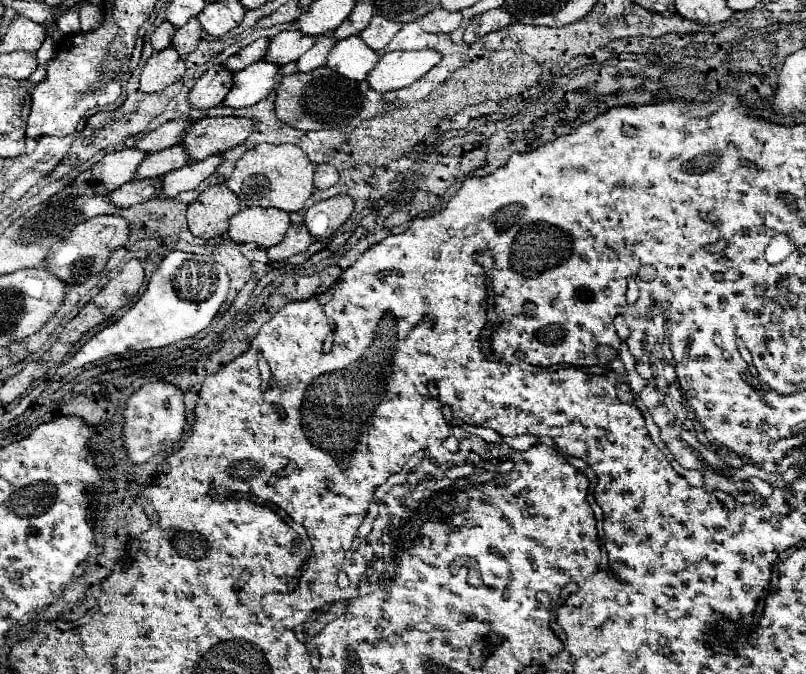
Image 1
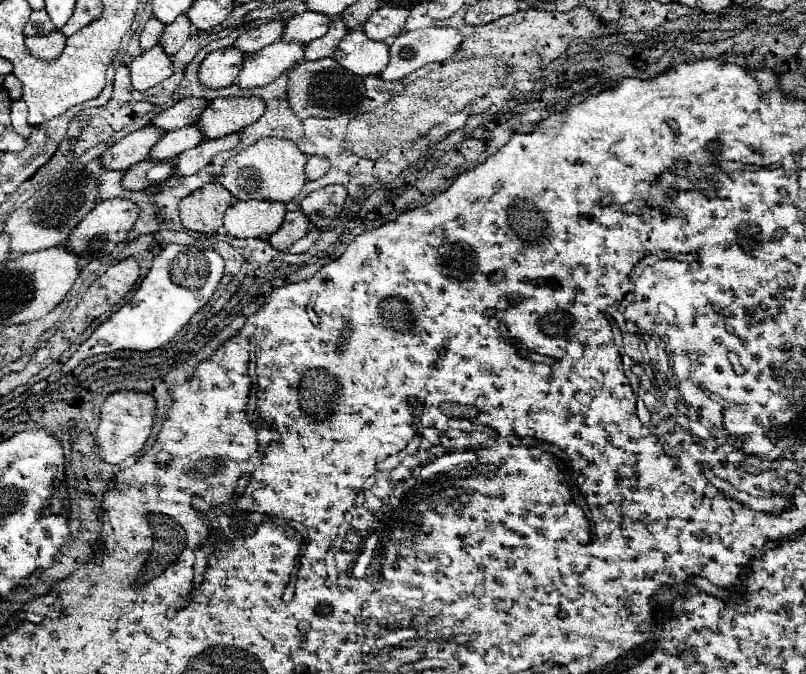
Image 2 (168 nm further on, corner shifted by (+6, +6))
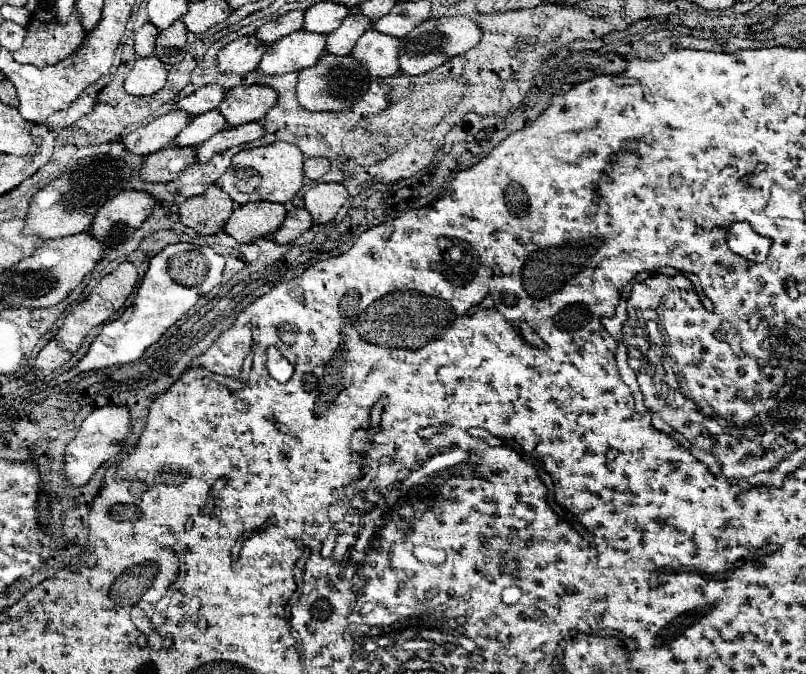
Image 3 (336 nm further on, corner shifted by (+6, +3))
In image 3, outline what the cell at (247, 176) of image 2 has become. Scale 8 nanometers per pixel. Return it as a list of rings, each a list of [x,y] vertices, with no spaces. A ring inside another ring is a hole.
[[[274,142],[260,148],[244,148],[234,158],[226,174],[216,182],[236,204],[246,204],[252,200],[266,200],[286,204],[302,188],[304,154],[286,142]]]

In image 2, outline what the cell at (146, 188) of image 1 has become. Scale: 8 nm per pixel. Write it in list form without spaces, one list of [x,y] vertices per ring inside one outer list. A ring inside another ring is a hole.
[[[146,159],[146,161],[136,163],[134,167],[130,167],[130,169],[124,173],[122,187],[132,189],[132,191],[138,191],[138,189],[146,189],[146,187],[154,185],[156,181],[150,181],[150,179],[148,179],[148,173],[150,173],[156,165],[158,165],[158,161],[154,161],[154,159]]]

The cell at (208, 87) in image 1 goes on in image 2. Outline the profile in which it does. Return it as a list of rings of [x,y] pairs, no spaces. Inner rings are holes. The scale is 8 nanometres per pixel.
[[[236,47],[212,51],[200,67],[202,83],[208,87],[228,87],[228,85],[236,83],[244,57],[246,55]]]

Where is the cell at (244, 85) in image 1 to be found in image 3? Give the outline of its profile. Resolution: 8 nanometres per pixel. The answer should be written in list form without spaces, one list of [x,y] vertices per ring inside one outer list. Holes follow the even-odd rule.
[[[304,30],[292,32],[266,48],[256,72],[276,76],[314,66],[324,54],[324,40],[326,36],[322,34],[310,34]]]

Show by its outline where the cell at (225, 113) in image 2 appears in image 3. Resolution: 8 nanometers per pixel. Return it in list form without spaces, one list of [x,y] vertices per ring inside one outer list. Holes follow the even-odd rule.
[[[270,86],[232,88],[224,94],[218,112],[224,116],[228,128],[248,122],[258,122],[276,104],[276,92]]]

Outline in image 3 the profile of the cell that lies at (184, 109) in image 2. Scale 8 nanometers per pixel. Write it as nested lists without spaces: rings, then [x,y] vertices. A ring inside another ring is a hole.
[[[204,86],[198,92],[178,100],[176,110],[186,112],[188,116],[198,116],[198,114],[206,114],[210,110],[216,110],[218,104],[224,98],[224,88],[220,86]]]

